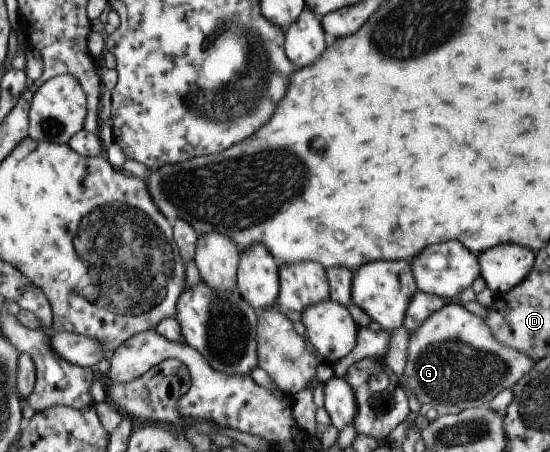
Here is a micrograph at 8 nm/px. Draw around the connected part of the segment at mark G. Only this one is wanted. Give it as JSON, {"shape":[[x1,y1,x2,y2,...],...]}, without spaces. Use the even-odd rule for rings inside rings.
{"shape":[[447,301,441,310,437,310,426,318,421,326,411,331,407,362,405,362,405,386,413,392,421,404,432,404,434,407,459,406,469,407,489,406,492,398,503,390,511,389,521,376,531,373,534,363,527,354,520,350,503,346,481,317,471,314,459,301]]}

